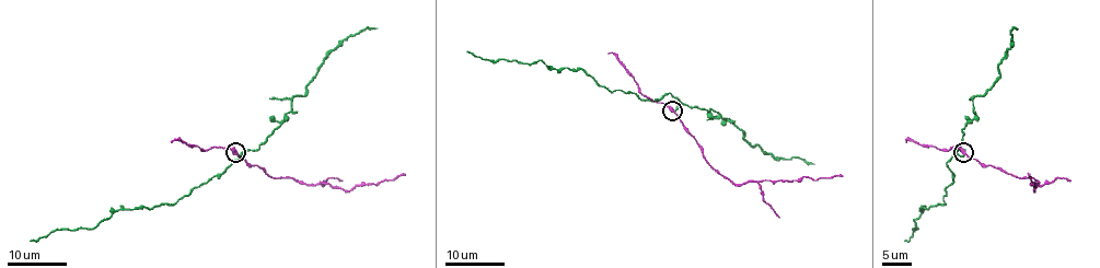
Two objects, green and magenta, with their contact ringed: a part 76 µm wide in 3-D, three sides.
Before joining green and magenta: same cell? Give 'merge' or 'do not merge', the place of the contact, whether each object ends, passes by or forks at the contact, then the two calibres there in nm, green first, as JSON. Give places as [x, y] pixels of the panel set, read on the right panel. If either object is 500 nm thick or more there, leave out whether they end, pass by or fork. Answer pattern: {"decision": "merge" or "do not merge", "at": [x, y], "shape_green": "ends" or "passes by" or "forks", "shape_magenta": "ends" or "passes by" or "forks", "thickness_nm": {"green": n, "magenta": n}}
{"decision": "do not merge", "at": [963, 152], "shape_green": "ends", "shape_magenta": "passes by", "thickness_nm": {"green": 240, "magenta": 400}}

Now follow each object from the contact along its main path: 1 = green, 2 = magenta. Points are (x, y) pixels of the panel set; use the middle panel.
1: (672, 112), (678, 100), (669, 94), (640, 100), (601, 86), (581, 68), (489, 61), (467, 50)
2: (672, 109), (696, 141), (703, 158), (736, 184), (843, 176)

